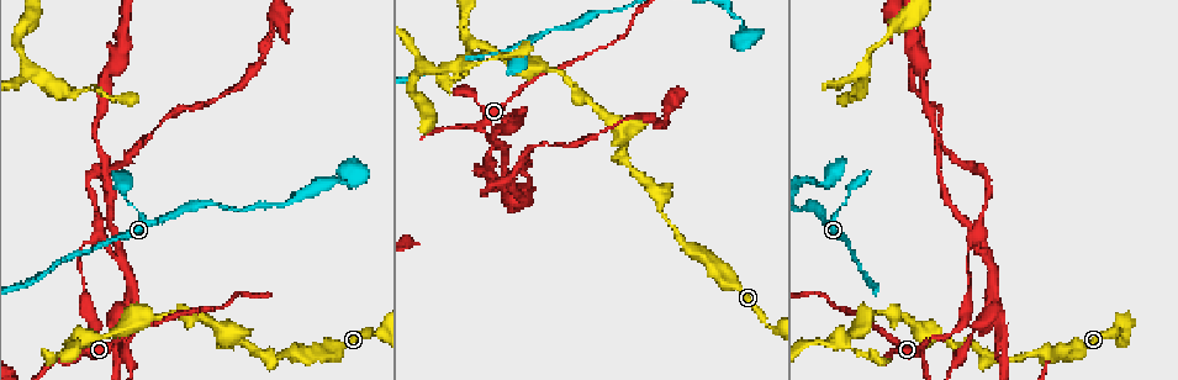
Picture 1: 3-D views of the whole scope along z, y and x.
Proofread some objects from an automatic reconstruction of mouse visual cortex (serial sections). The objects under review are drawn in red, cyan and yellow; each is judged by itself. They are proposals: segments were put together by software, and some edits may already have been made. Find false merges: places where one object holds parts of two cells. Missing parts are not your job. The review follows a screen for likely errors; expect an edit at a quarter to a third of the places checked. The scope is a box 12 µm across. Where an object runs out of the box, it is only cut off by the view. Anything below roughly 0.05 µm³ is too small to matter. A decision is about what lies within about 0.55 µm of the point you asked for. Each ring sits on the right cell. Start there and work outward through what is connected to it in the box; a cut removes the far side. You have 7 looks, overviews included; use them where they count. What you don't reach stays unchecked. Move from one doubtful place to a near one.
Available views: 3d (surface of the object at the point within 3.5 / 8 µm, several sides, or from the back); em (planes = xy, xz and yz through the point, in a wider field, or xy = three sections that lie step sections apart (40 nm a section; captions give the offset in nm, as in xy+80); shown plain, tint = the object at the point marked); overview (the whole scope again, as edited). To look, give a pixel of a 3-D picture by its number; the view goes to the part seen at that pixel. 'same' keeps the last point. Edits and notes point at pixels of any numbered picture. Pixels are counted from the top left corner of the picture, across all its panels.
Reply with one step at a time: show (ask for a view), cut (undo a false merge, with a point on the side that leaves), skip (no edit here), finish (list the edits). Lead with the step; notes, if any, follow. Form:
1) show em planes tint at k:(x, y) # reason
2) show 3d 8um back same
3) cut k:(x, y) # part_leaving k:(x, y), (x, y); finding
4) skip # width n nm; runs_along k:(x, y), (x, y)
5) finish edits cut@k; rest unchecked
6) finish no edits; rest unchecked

show 3d 3.5um at 1:(122, 311) # thin neck

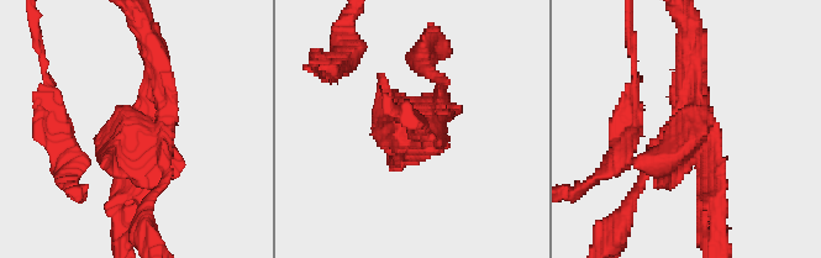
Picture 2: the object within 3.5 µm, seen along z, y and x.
show em xy step 1 tint at 2:(143, 131) # need the tissue

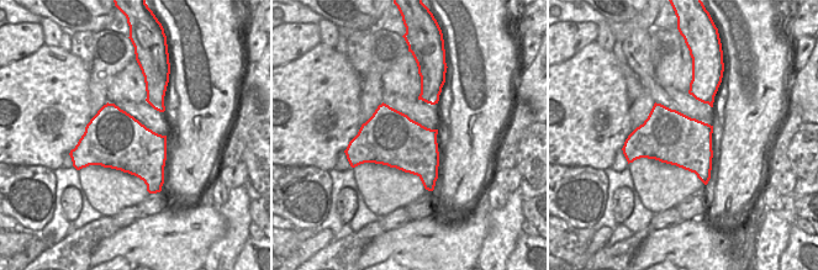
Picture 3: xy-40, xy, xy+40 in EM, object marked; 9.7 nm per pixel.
show em xy step 2 tint same # another direction

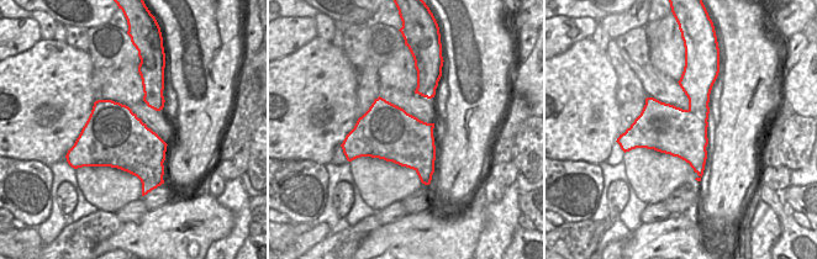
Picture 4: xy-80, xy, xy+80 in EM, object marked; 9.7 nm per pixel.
cut 2:(700, 201) # border 4:(686, 110), (700, 115), (706, 121); a second cell is stuck on

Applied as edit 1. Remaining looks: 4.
show 3d 3.5um at 1:(995, 361) # arms part here

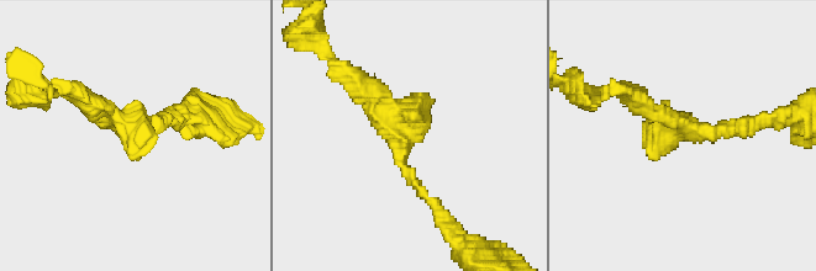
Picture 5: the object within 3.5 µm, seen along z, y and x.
show em planes tint at 5:(401, 139) # now the EM

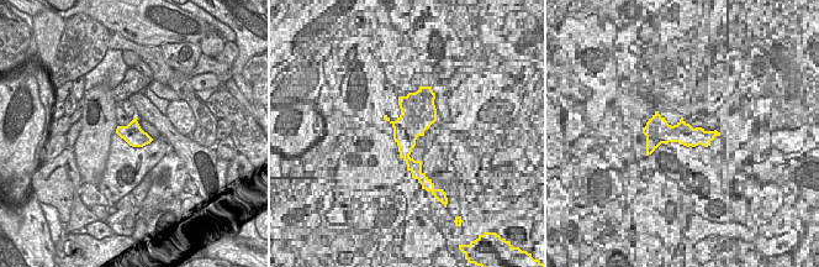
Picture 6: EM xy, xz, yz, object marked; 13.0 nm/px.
skip # runs_along 5:(435, 203), (359, 81); all the same cell

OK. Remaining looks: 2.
show 3d 8um at 1:(825, 181) # branch point

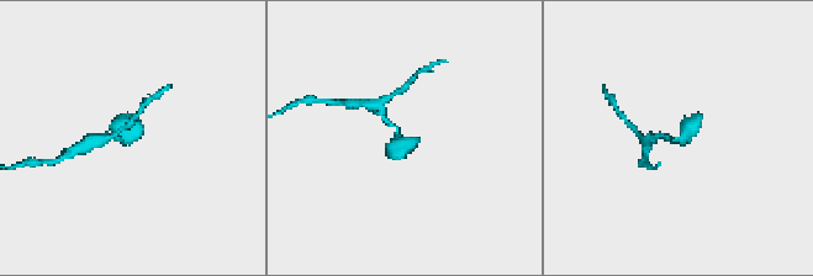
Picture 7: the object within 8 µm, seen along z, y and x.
show em xy step 2 tint at 7:(399, 138) # need the tissue

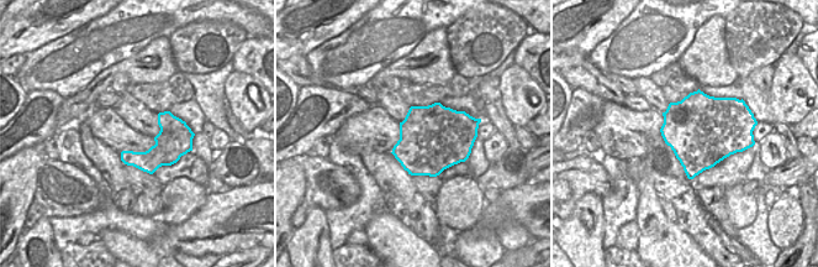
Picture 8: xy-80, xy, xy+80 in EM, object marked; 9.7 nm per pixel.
skip # runs_along 7:(652, 138), (680, 139), (700, 113); continuous, no second cell

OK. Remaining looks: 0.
finish edits cut@2; rest unchecked

